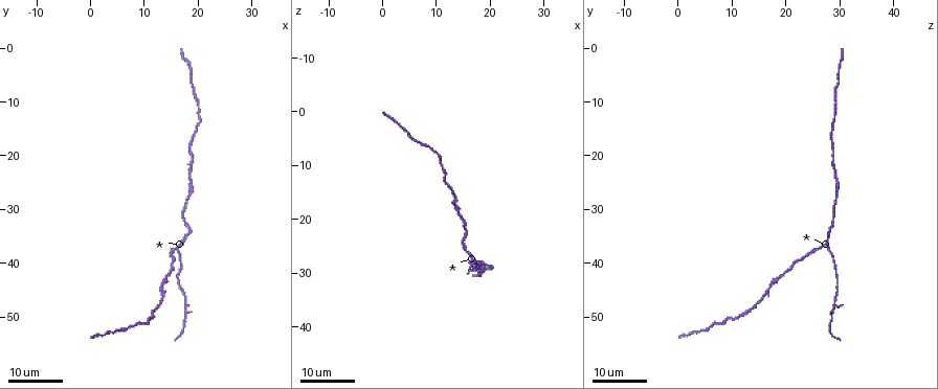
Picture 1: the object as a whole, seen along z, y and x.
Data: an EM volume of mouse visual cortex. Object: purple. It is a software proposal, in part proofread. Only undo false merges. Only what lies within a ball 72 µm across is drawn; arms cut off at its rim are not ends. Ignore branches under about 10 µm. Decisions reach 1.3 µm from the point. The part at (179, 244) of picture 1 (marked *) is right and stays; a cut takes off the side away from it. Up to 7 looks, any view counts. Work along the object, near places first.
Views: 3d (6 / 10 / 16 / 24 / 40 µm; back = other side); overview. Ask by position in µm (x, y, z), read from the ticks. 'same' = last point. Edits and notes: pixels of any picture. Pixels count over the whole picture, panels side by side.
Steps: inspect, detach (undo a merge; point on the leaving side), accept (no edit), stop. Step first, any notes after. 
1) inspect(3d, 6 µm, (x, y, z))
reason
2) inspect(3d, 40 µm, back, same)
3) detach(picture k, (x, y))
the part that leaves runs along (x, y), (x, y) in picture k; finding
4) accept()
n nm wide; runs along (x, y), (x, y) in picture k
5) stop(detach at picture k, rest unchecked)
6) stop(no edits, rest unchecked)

inspect(3d, 24 µm, (19.5, 17.0, 28.5))
thick turns thin

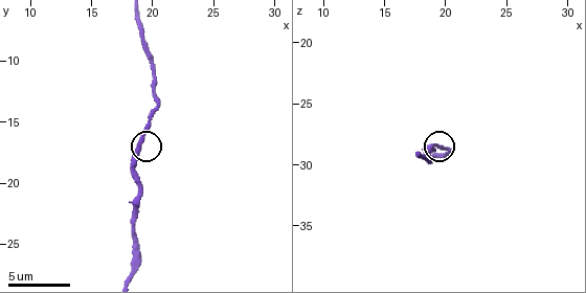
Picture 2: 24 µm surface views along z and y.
inspect(3d, 10 µm, same)

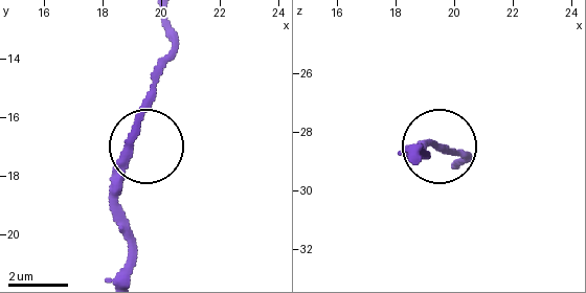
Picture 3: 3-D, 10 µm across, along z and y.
accept()
runs along (124, 274), (118, 170), (151, 80), (168, 60) in picture 3; all the same cell

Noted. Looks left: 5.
inspect(3d, 16 µm, (14.5, 42.5, 19.0))
thick turns thin

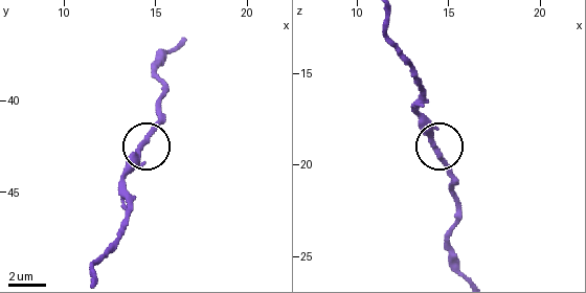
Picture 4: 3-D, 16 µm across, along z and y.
inspect(3d, 10 µm, (14.4, 42.4, 19.0))
closer look

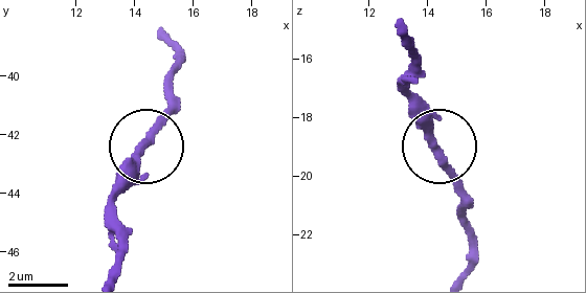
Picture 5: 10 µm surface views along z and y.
accept()
260 nm wide; continuous, no second cell

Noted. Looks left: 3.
inspect(3d, 6 µm, (20.2, 12.6, 29.0))
thin neck

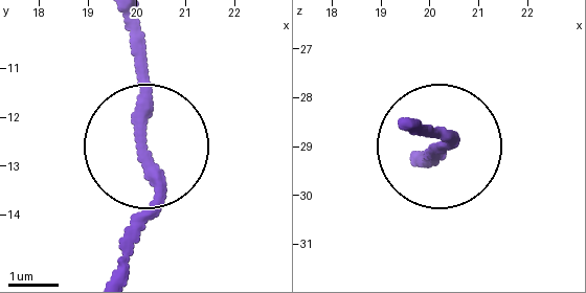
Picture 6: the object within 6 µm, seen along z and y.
accept()
runs along (112, 274), (154, 187), (141, 24) in picture 6; continuous, no second cell

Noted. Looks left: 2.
stop(no edits, rest unchecked)

